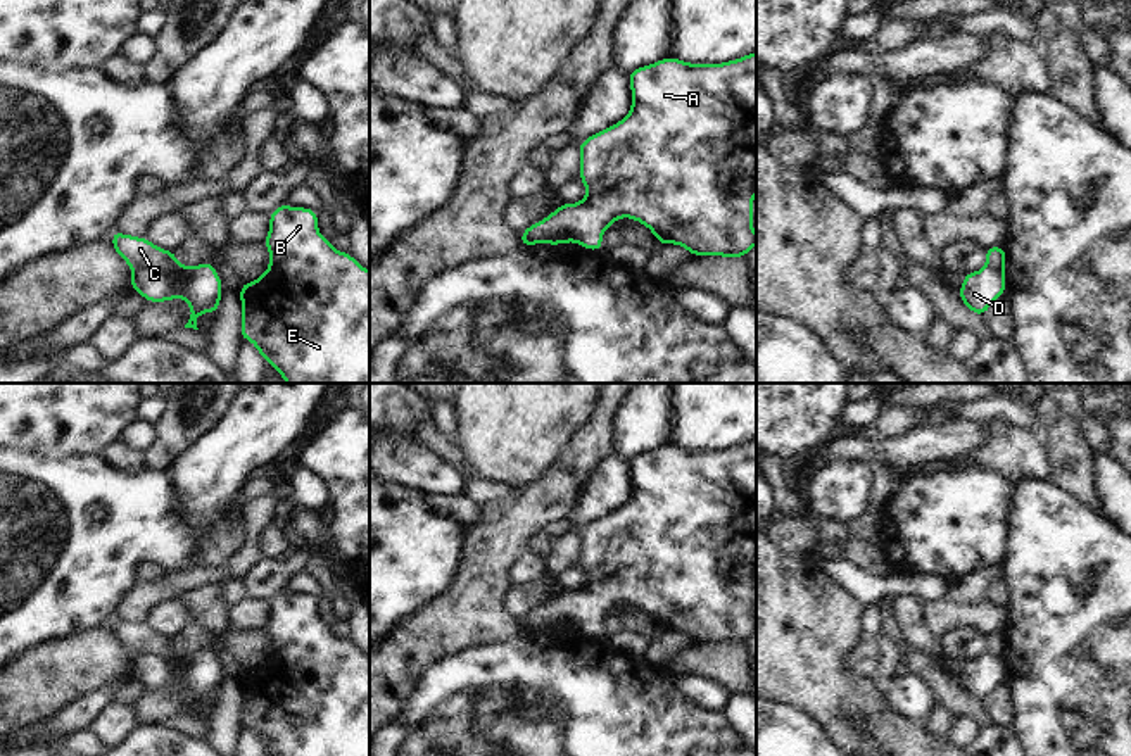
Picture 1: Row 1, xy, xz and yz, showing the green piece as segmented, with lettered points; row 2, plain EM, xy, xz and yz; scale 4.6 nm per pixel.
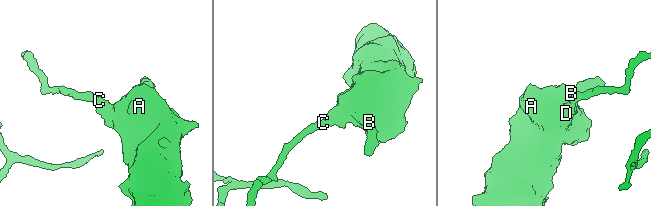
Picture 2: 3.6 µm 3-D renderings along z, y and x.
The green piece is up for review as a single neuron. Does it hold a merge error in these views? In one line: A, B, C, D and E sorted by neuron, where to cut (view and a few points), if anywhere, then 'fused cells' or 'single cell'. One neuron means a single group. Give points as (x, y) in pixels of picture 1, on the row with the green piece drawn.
groups A B D E / C; cut xz (522, 233), (543, 242), (556, 230), (567, 240); fused cells

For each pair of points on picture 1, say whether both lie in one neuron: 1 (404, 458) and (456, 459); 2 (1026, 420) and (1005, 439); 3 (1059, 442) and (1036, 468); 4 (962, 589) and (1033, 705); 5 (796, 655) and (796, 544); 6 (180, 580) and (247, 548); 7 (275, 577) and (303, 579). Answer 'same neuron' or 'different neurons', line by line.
1: different neurons
2: different neurons
3: different neurons
4: different neurons
5: different neurons
6: same neuron
7: different neurons

